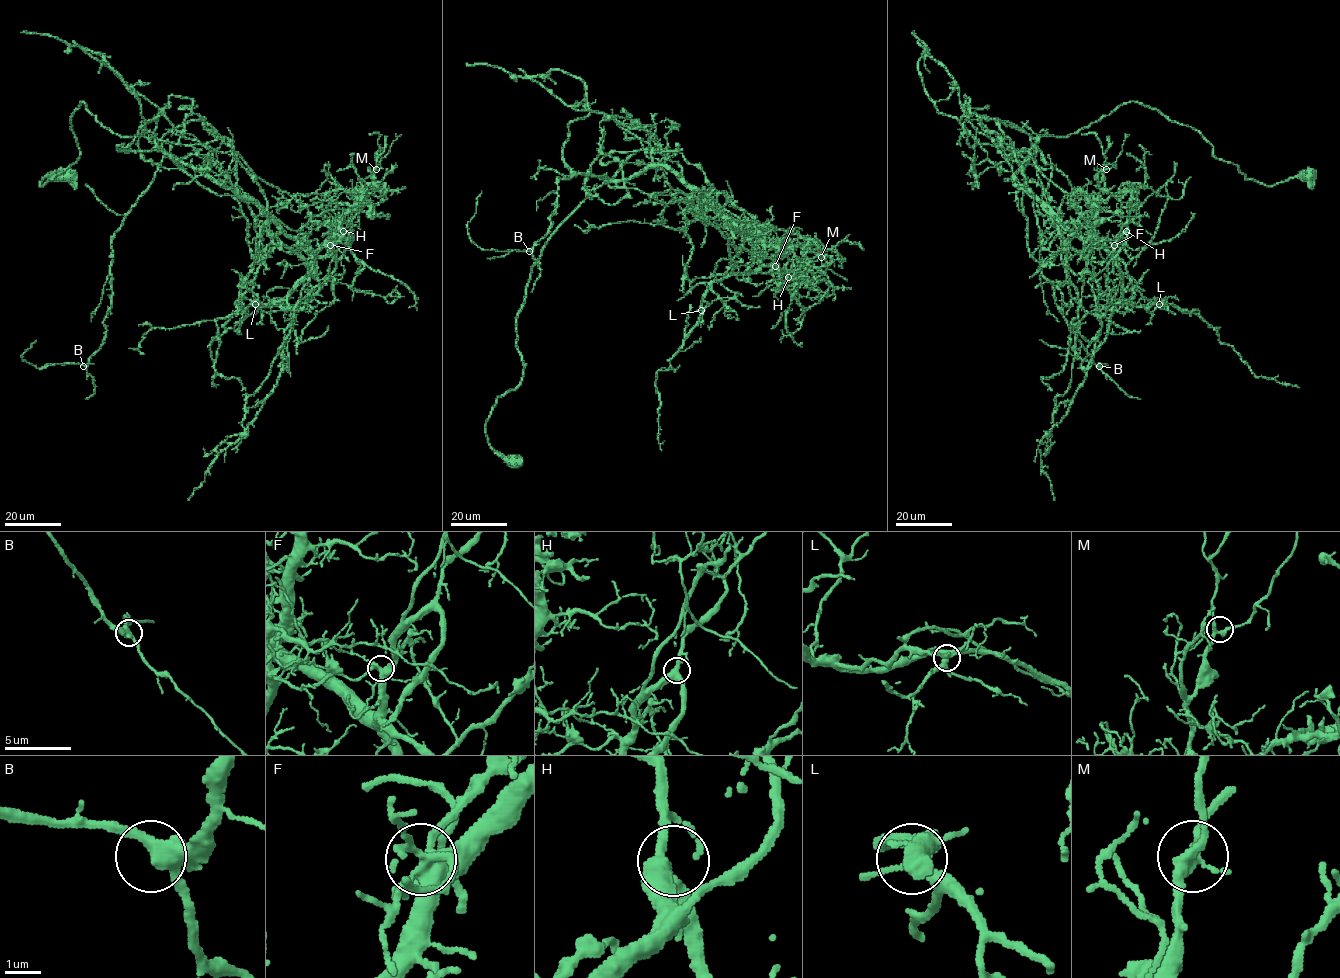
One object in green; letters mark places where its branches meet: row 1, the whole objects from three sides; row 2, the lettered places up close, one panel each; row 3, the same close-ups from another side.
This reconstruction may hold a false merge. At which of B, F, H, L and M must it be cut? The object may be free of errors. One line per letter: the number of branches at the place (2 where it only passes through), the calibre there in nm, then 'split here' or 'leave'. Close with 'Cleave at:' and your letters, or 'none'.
B: branches 3; calibre 400 nm; leave
F: branches 7; calibre 400 nm; split here
H: branches 3; calibre 420 nm; leave
L: branches 4; calibre 420 nm; leave
M: branches 4; calibre 280 nm; leave
Cleave at: F

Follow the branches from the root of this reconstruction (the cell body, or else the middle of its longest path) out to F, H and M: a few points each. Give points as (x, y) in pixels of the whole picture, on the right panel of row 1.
F: (1309, 175), (1246, 179), (1134, 101), (1040, 136), (1028, 162), (1041, 201), (1114, 245)
H: (1309, 175), (1246, 179), (1134, 101), (1040, 136), (1028, 162), (1041, 201), (1113, 256), (1126, 231)
M: (1309, 175), (1246, 179), (1198, 132), (1130, 101), (1066, 136), (1040, 136), (1014, 181), (1071, 231), (1106, 169)

